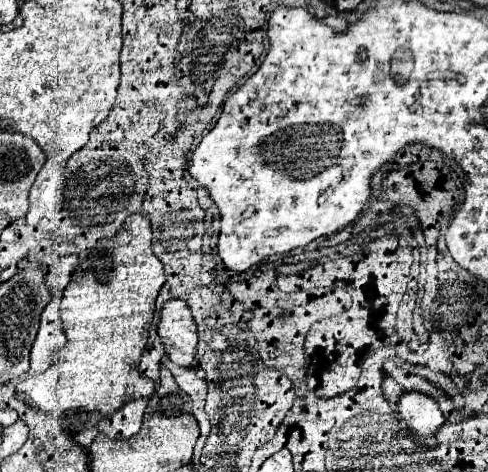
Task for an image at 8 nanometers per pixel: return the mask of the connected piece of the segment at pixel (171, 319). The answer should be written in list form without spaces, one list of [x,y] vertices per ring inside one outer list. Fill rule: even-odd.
[[[173,299],[167,301],[161,311],[159,337],[165,345],[167,357],[181,365],[193,367],[197,355],[197,325],[193,321],[191,309],[185,301]]]

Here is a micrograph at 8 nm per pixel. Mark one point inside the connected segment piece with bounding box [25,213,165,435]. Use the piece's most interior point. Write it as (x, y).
(109, 304)

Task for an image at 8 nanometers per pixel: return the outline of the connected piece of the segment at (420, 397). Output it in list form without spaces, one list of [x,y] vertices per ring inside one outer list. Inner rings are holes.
[[[419,391],[403,393],[397,409],[417,439],[435,435],[445,423],[445,417],[443,417],[437,401]]]

